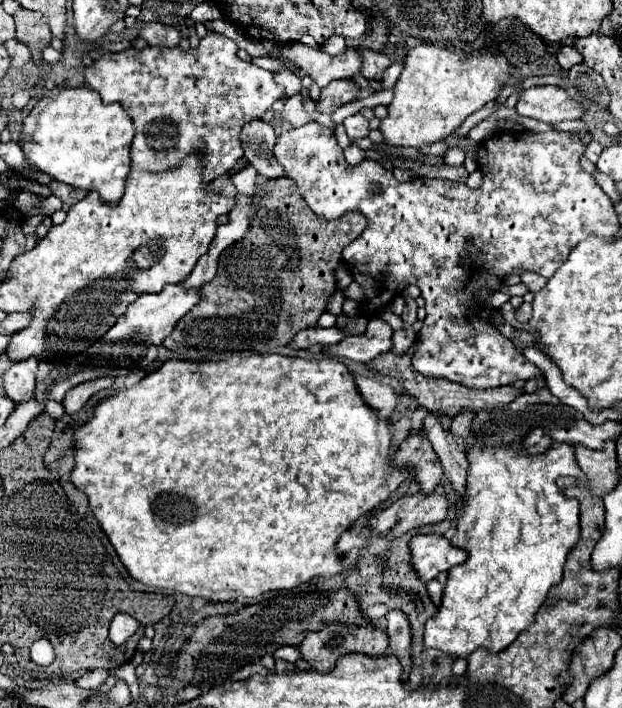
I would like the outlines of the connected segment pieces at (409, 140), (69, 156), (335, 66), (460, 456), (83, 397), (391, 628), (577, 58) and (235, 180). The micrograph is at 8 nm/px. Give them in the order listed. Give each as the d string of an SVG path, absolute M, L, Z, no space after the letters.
M423 43L407 51L405 67L395 85L389 115L379 131L389 147L425 147L457 131L457 127L485 103L495 101L509 79L509 61L501 55L461 53L441 43Z
M79 87L39 99L23 119L19 145L37 171L75 189L97 191L101 201L117 205L129 175L129 145L133 137L133 121L129 121L119 103L105 105L93 89Z
M303 43L281 45L281 53L299 65L321 89L335 79L351 79L359 73L361 55L355 49L347 49L345 53L331 57L321 49L307 47Z
M429 413L423 419L421 431L431 441L439 461L443 467L451 467L449 481L453 489L465 497L465 481L467 481L467 447L457 441L457 437L451 433L451 429L445 429L435 413Z
M105 377L105 379L85 381L85 383L81 383L81 385L73 387L73 389L69 389L69 393L67 393L65 399L63 399L65 413L69 413L69 415L77 413L77 411L87 403L87 399L89 399L91 395L95 395L97 391L101 391L101 389L105 389L105 387L111 387L111 385L113 385L113 379Z
M395 609L387 613L387 635L389 635L389 655L397 655L399 663L403 665L403 681L411 673L411 659L409 659L409 649L411 649L411 629L409 621L403 615L403 611Z
M563 45L561 51L557 53L557 61L559 61L559 65L561 65L565 71L569 71L573 65L583 63L583 57L577 53L575 47L571 47L571 45Z
M247 165L235 173L231 173L231 183L235 185L237 193L239 195L253 195L253 189L255 189L255 177L257 177L257 171L253 165Z

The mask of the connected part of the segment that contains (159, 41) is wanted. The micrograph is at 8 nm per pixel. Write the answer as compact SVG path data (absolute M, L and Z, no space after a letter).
M147 23L139 31L139 37L143 37L153 47L177 47L181 41L181 35L175 27L163 25L163 23Z

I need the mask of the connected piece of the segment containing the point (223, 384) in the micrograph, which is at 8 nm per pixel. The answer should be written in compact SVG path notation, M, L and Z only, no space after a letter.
M237 353L225 361L203 363L169 359L137 385L101 401L95 407L93 417L75 431L75 467L71 471L71 483L87 495L97 523L109 537L121 563L133 579L149 587L171 589L181 595L203 597L213 603L237 601L241 597L253 599L267 591L293 589L315 577L331 577L341 571L341 557L335 551L335 543L341 533L347 531L361 515L387 501L391 491L399 487L399 481L409 477L407 469L397 469L389 461L391 433L393 425L379 419L377 411L363 403L353 375L335 359L301 359L279 353Z

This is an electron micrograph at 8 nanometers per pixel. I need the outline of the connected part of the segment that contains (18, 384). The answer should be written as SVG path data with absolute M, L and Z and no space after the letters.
M33 357L27 361L13 363L9 371L3 375L3 389L7 397L11 397L15 403L33 399L35 375L37 375L37 361Z

